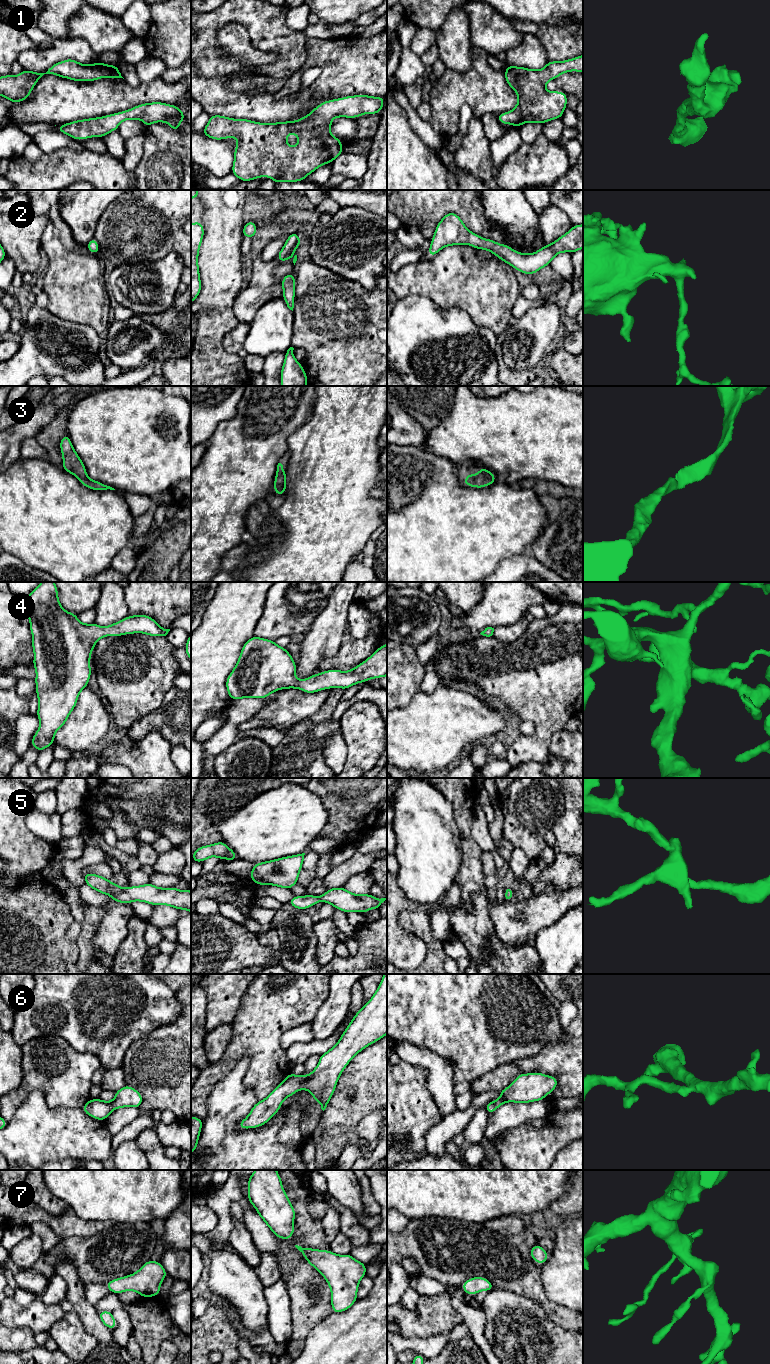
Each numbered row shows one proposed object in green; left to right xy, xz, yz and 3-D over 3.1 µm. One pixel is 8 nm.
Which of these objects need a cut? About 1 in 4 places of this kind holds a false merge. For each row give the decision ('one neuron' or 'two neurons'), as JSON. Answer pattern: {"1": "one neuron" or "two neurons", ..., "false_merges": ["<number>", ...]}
{"1": "one neuron", "2": "one neuron", "3": "one neuron", "4": "one neuron", "5": "one neuron", "6": "one neuron", "7": "one neuron", "false_merges": []}

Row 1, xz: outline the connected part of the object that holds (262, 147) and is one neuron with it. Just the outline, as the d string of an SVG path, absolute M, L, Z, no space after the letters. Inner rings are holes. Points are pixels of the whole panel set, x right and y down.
M369 95L347 96L339 99L332 99L322 102L314 108L307 116L296 121L277 122L277 123L258 123L248 119L233 119L221 115L212 115L203 129L202 133L215 140L227 139L234 137L238 140L234 151L234 163L232 174L240 181L251 181L259 177L270 177L275 183L297 182L304 179L324 164L330 164L340 154L343 153L341 139L331 135L331 121L335 117L356 118L366 113L378 114L382 110L385 97L372 97ZM294 133L298 137L298 145L290 147L286 138L289 134Z

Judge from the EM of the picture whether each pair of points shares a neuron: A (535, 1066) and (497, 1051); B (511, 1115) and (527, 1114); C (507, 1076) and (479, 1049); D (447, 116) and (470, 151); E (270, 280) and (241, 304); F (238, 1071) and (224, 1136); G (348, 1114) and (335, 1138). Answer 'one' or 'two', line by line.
A: two
B: one
C: two
D: two
E: one
F: one
G: one

